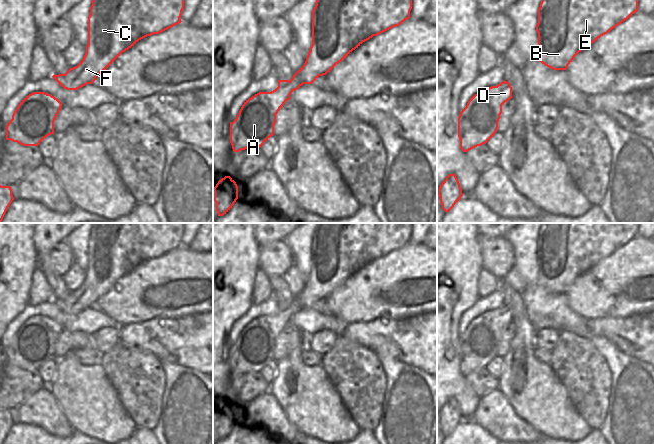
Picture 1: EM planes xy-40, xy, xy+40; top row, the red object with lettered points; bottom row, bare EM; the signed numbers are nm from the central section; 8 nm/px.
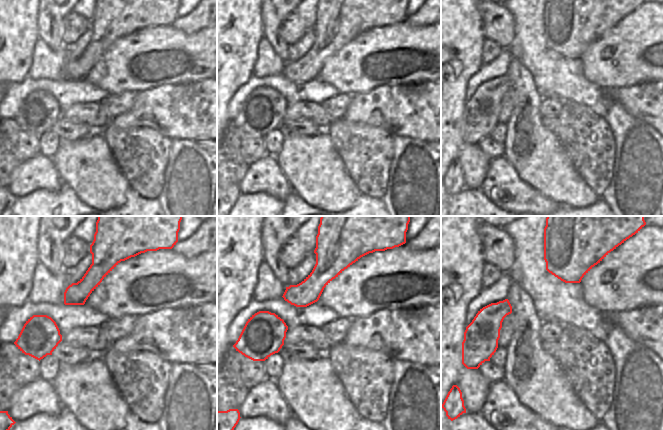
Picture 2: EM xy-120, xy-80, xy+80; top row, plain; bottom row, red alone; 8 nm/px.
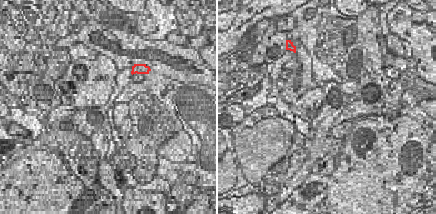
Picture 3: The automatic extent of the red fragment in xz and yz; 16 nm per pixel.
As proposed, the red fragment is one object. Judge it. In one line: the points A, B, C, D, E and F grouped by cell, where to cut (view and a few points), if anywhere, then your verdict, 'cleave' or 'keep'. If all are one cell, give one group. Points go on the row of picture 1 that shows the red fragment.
groups A B C D E F; cut none; keep

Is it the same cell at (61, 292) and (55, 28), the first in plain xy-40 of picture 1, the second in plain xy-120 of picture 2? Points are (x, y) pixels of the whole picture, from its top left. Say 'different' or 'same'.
same

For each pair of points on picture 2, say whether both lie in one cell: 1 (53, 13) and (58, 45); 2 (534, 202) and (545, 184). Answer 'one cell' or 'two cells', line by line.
1: one cell
2: two cells

